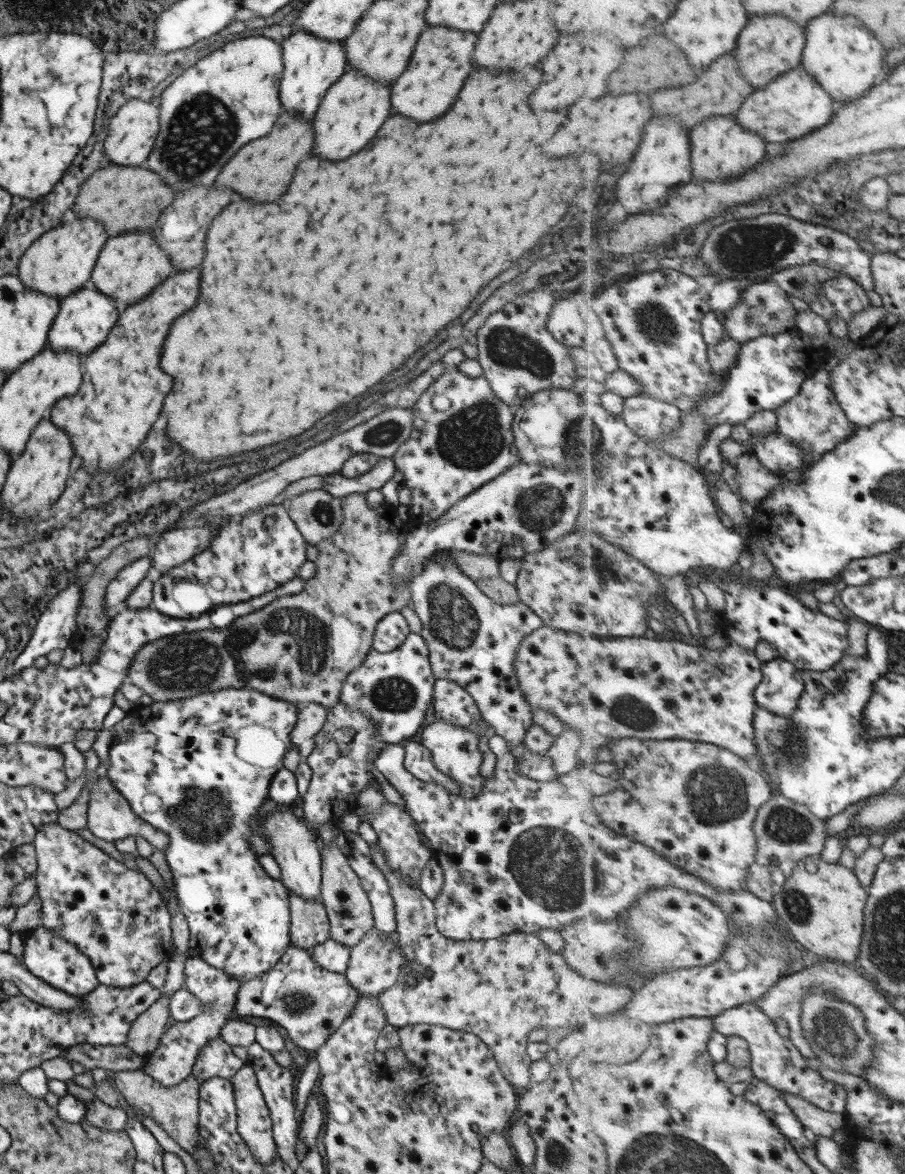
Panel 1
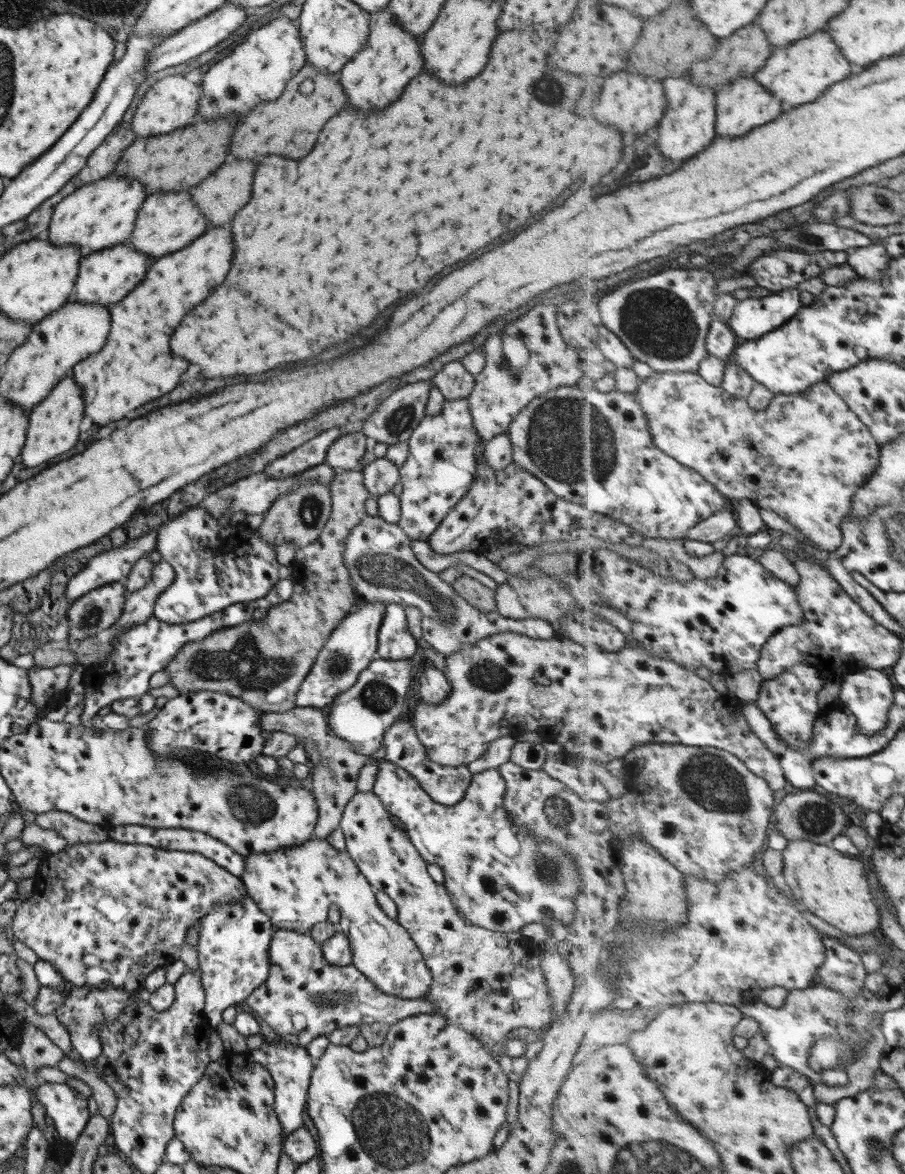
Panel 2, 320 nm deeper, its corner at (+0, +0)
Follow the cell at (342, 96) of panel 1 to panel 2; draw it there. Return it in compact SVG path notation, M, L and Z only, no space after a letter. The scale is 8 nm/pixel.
M387 9L369 13L368 27L369 34L363 48L358 50L338 72L339 84L343 86L349 104L359 110L385 108L403 92L403 86L415 74L419 74L423 64L419 54L419 39L404 31Z

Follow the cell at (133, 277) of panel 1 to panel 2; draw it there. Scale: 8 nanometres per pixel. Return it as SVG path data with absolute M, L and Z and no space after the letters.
M190 190L146 195L139 207L127 246L146 254L149 261L174 253L193 242L208 228L208 220L192 201Z

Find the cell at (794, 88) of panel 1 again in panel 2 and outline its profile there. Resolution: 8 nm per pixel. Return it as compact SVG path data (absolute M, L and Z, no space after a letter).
M825 28L789 46L773 49L766 65L758 70L755 78L782 102L799 106L817 101L830 86L849 78L854 71L854 64L849 62Z

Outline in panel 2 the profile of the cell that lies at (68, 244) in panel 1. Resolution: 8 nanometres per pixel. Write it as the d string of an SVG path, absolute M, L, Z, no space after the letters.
M114 172L106 177L81 185L76 191L64 196L55 206L48 224L47 240L52 245L73 245L79 247L80 252L89 254L109 248L113 245L126 243L131 236L133 225L142 202L146 199L144 186L131 177L120 177Z

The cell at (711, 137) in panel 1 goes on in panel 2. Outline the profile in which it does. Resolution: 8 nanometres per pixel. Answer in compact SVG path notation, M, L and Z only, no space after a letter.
M739 77L733 80L730 84L721 87L719 92L716 92L718 98L718 121L716 122L717 132L721 136L743 136L747 132L751 132L757 126L763 126L773 122L781 116L782 100L778 99L767 87L764 87L756 78Z

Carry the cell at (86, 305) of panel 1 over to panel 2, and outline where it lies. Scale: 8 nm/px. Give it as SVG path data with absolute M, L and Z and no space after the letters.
M125 243L113 245L94 253L83 254L78 266L73 292L68 301L90 305L97 303L109 310L127 293L143 280L150 261L146 254L140 253Z

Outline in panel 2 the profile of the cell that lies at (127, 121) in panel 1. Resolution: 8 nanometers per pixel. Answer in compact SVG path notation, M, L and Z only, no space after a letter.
M175 71L156 80L141 97L132 115L131 132L136 138L157 137L190 125L197 119L200 86Z

